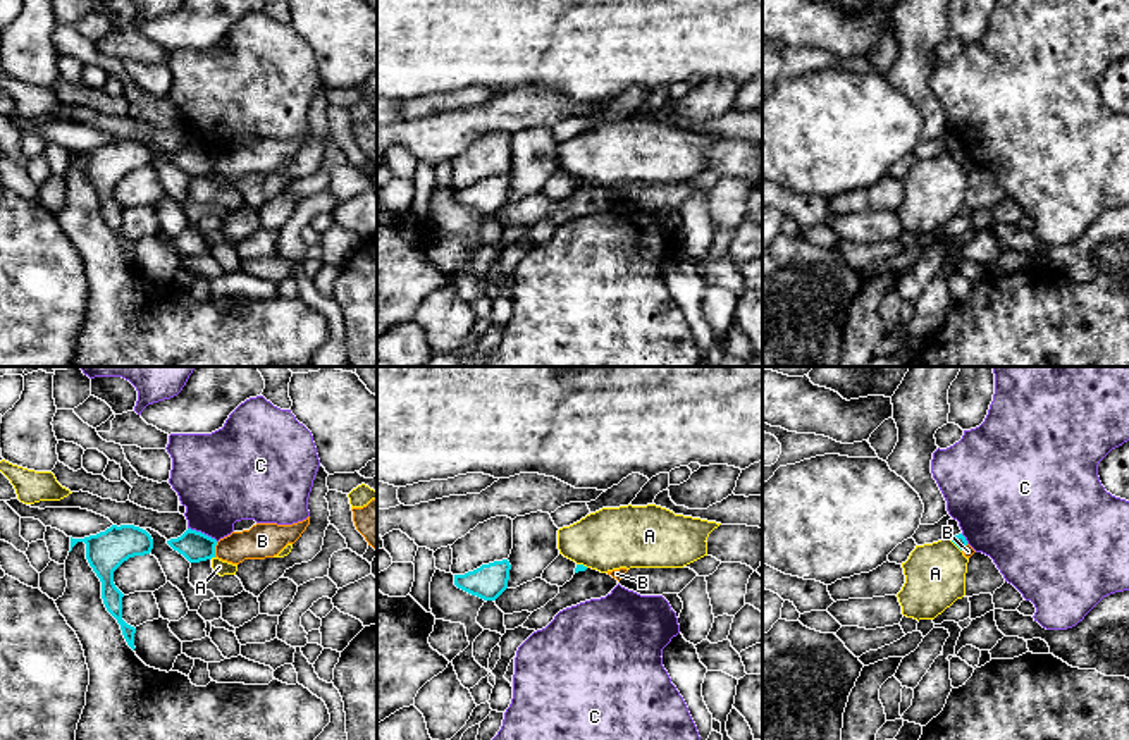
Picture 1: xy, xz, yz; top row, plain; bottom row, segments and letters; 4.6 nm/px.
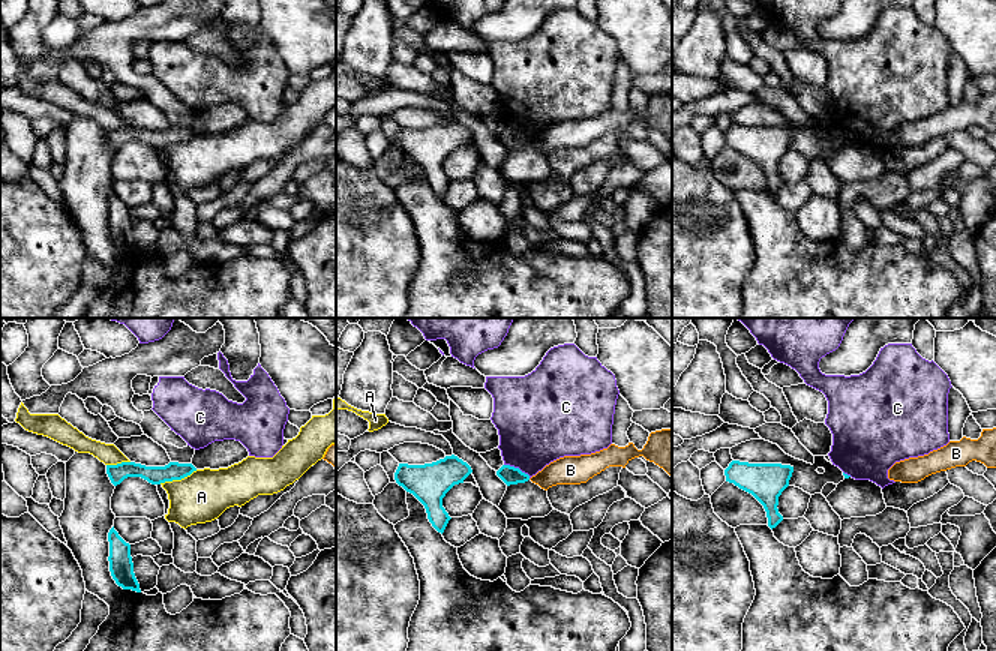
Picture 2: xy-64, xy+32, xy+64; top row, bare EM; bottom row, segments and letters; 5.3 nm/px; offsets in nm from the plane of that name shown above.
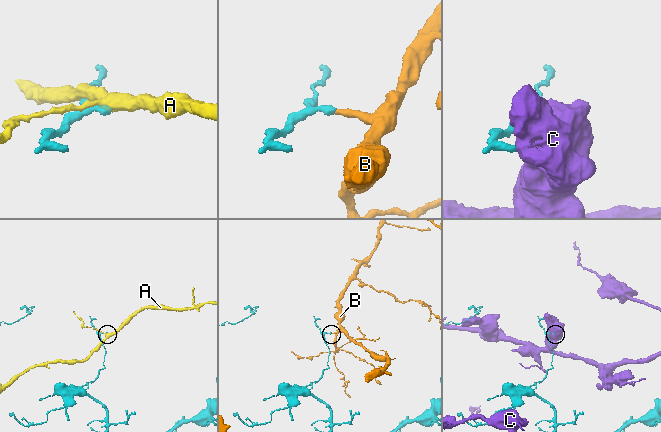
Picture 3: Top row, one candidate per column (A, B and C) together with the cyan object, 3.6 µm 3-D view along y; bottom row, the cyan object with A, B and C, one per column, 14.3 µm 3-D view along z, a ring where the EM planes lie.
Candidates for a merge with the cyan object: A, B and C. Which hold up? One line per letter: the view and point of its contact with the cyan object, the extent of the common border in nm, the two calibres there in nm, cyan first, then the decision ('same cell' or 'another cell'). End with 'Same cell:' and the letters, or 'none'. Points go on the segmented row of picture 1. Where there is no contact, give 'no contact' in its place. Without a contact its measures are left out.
A: meets cyan in xy at (212, 556); contact 30 nm long; 140 nm thick on the cyan side, 70 nm on the other; another cell
B: meets cyan in xy at (214, 549); contact 70 nm long; 140 nm thick on the cyan side, 160 nm on the other; another cell
C: meets cyan in xy at (203, 534); contact 160 nm long; 140 nm thick on the cyan side, 380 nm on the other; another cell
Same cell: none

